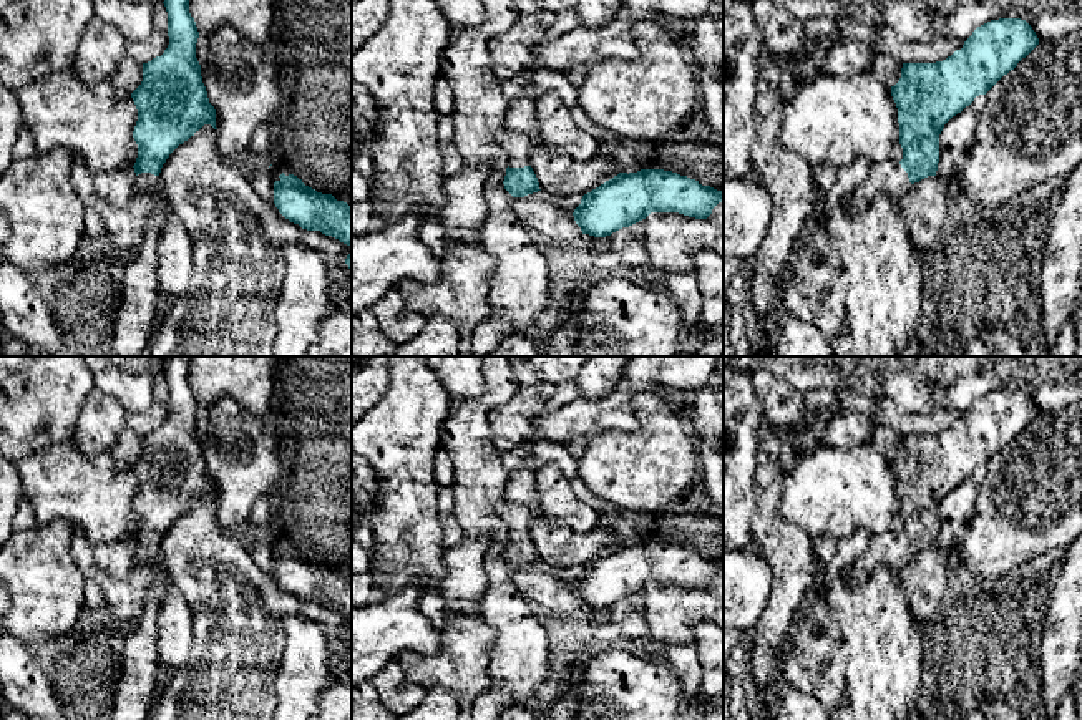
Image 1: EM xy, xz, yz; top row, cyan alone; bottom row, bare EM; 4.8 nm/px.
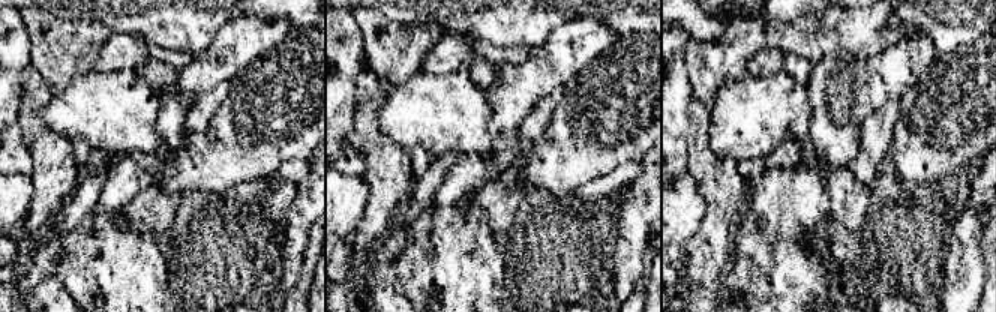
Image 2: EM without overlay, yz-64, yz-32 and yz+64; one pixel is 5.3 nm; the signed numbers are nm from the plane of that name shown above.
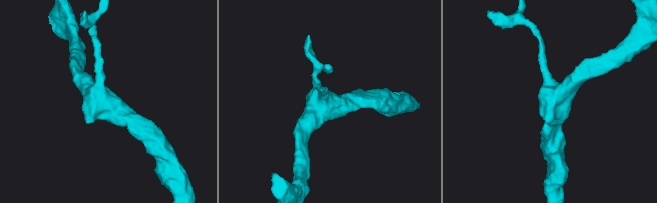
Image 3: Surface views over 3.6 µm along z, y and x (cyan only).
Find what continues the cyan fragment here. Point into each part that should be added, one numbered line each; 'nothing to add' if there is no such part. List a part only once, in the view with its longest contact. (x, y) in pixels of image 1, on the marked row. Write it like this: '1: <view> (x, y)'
1: xy (145, 183)

